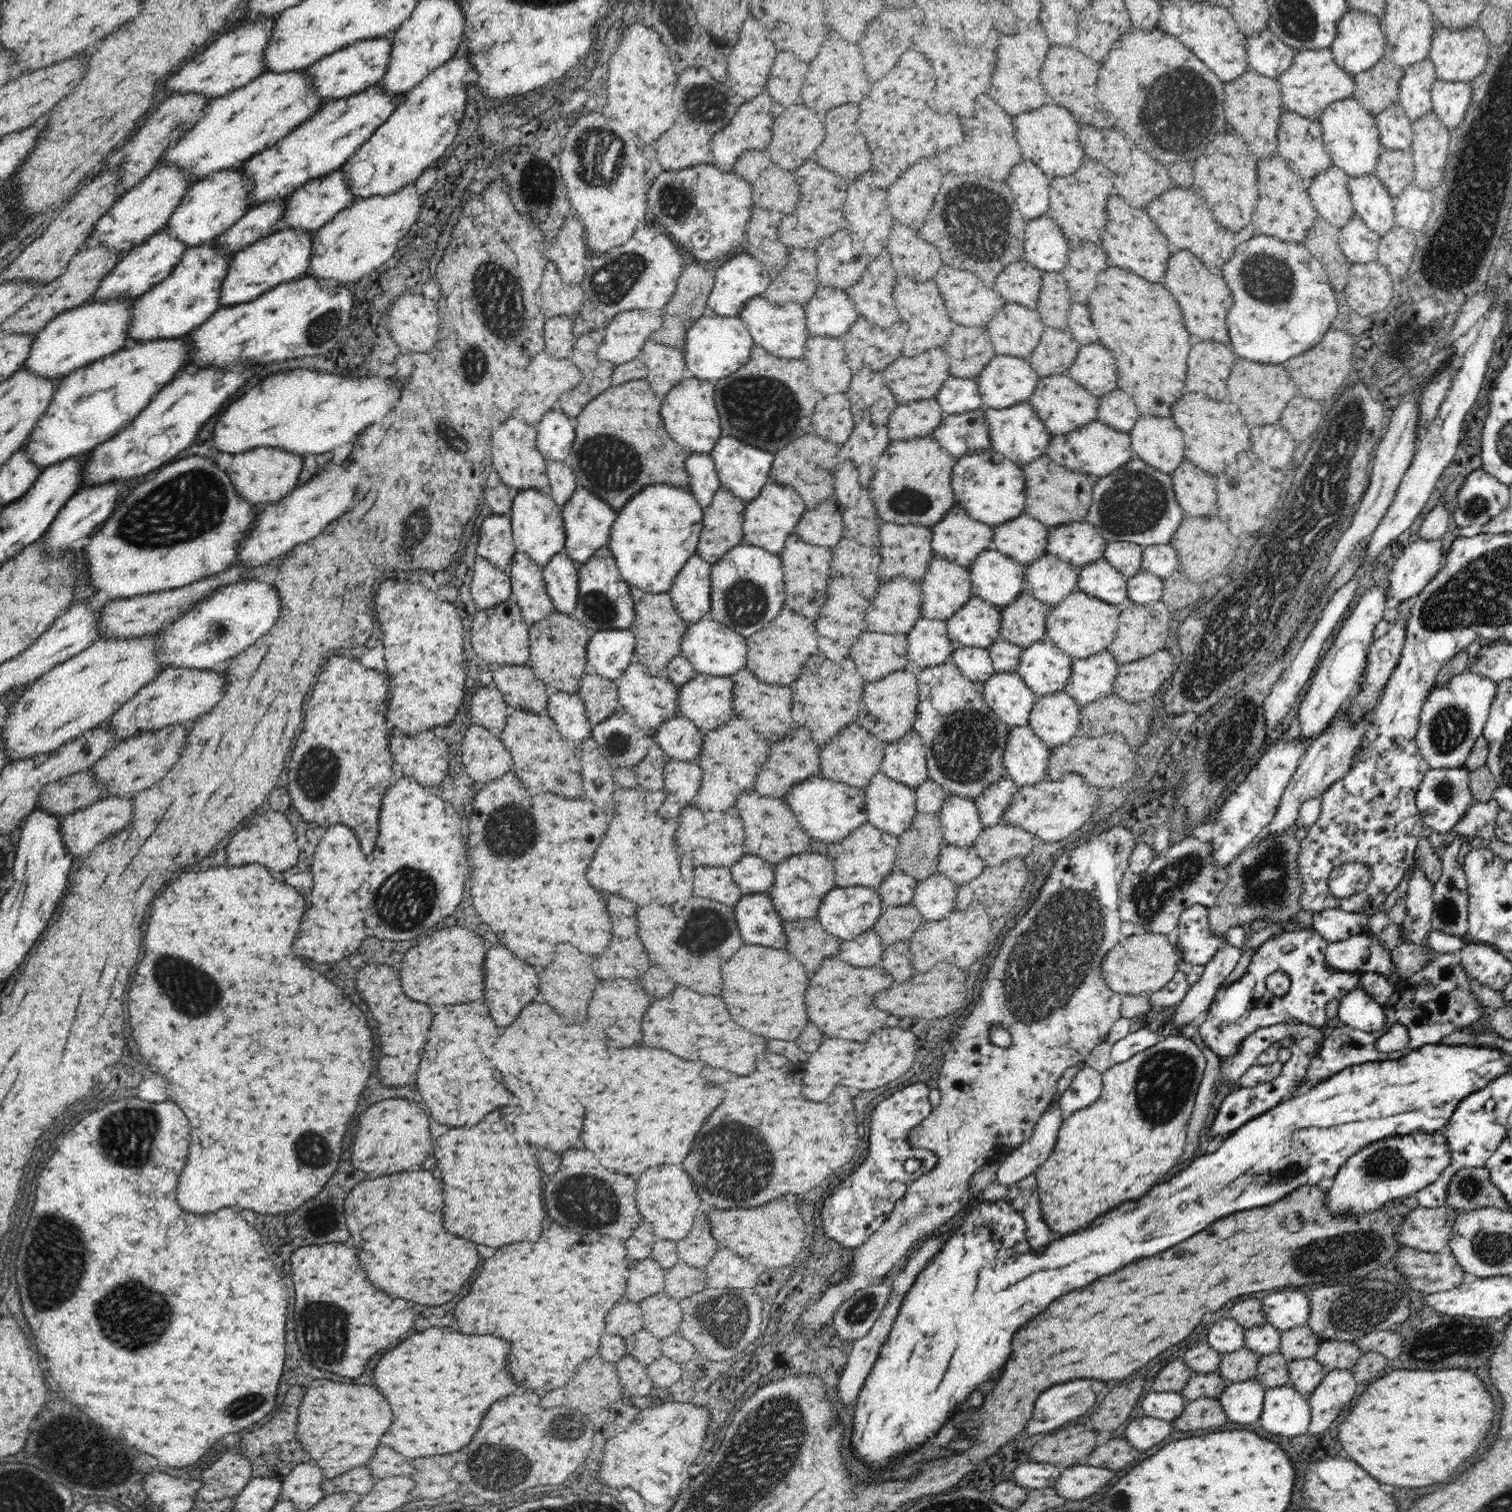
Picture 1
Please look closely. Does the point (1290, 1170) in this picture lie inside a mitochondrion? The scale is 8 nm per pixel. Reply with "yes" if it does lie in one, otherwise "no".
yes

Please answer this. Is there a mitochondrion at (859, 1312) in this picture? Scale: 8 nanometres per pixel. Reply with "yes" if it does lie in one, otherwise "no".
yes

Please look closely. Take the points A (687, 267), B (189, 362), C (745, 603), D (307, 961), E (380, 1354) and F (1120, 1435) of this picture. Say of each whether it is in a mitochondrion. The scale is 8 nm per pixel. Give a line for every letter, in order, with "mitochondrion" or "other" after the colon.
A: other
B: other
C: mitochondrion
D: other
E: other
F: other

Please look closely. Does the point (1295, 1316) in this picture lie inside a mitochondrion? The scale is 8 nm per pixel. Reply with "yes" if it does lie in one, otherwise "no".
no

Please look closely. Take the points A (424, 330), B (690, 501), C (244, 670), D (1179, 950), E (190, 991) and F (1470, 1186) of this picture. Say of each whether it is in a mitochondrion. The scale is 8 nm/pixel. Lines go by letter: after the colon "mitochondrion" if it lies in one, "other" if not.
A: other
B: other
C: other
D: other
E: mitochondrion
F: mitochondrion

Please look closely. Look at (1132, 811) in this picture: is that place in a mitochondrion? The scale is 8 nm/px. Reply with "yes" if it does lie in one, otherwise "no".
no

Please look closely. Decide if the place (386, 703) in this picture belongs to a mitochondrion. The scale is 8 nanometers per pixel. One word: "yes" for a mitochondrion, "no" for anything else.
no

